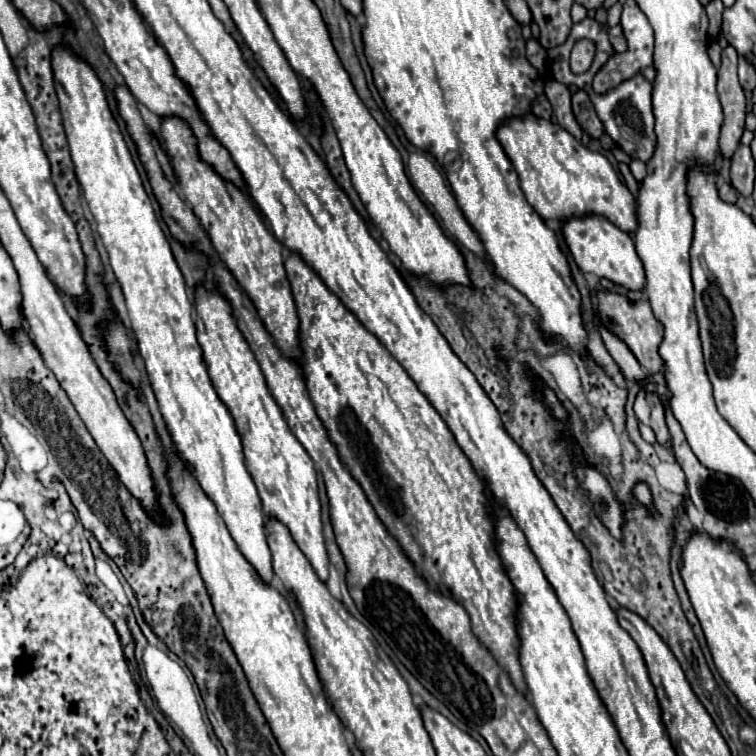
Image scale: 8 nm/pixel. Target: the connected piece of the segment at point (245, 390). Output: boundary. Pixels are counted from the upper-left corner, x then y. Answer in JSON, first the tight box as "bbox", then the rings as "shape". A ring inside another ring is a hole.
{"bbox":[195,286,329,582],"shape":[[[199,286],[195,296],[195,312],[197,340],[201,344],[209,376],[219,398],[233,414],[243,444],[245,464],[257,486],[263,512],[267,514],[267,518],[275,518],[289,528],[295,544],[307,556],[317,576],[327,582],[329,556],[323,538],[321,504],[317,496],[317,474],[313,468],[313,460],[309,458],[307,450],[303,450],[301,442],[291,434],[277,402],[269,394],[263,372],[255,360],[255,354],[237,328],[229,302],[217,290],[207,292],[203,286]]]}

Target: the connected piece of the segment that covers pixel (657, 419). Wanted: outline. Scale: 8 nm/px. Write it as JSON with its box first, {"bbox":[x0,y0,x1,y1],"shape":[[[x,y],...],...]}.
{"bbox":[635,388,669,444],"shape":[[[645,388],[639,390],[639,394],[635,398],[635,414],[637,414],[639,422],[649,424],[653,428],[659,444],[669,442],[669,430],[667,430],[667,422],[665,422],[665,404],[659,398],[659,394],[645,390]]]}

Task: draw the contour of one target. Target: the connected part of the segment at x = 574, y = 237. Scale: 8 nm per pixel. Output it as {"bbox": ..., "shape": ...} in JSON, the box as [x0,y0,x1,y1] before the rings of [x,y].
{"bbox":[563,214,645,290],"shape":[[[587,214],[567,218],[563,222],[563,238],[581,272],[597,274],[599,278],[607,278],[629,290],[641,290],[645,286],[643,264],[635,252],[633,238],[627,232],[619,230],[615,224],[611,224],[605,216]]]}

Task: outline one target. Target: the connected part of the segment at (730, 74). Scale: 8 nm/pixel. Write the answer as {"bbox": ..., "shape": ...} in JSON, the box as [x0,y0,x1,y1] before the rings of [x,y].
{"bbox":[717,46,745,158],"shape":[[[727,46],[723,50],[723,62],[717,72],[717,92],[725,114],[725,122],[721,126],[719,150],[725,158],[731,158],[745,130],[745,94],[743,88],[739,86],[737,50],[733,46]]]}

